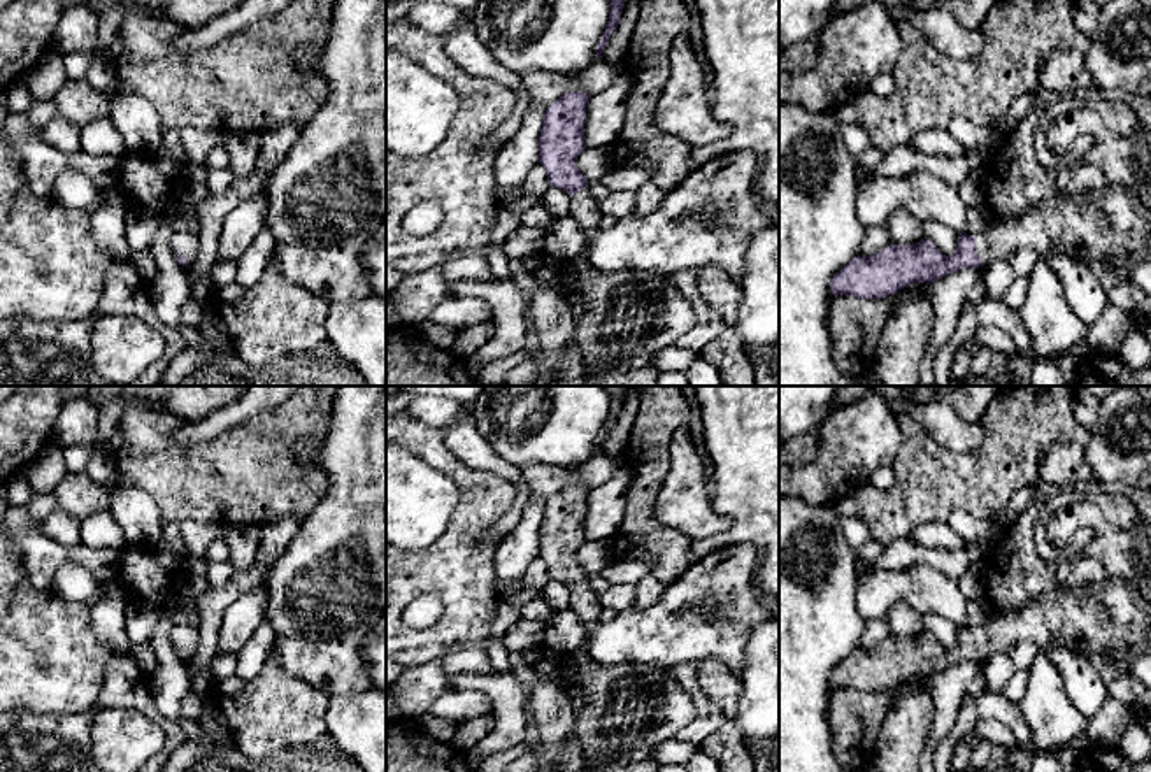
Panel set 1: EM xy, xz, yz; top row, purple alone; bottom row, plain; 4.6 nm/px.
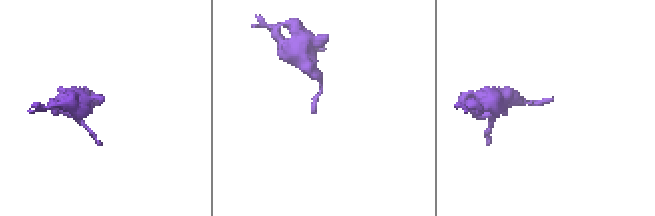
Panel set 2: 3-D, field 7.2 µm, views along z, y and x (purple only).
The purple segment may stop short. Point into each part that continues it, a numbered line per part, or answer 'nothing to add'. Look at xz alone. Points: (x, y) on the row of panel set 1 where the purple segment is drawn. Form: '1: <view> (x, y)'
1: xz (621, 320)

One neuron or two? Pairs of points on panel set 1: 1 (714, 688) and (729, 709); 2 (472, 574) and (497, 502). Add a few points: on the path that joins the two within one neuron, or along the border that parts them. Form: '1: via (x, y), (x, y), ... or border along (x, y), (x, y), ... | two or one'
1: via (720, 693), (729, 704) | one
2: via (469, 557), (469, 530), (479, 520) | one

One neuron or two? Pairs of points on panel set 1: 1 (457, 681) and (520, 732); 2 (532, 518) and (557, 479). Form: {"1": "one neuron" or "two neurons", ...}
{"1": "one neuron", "2": "two neurons"}

